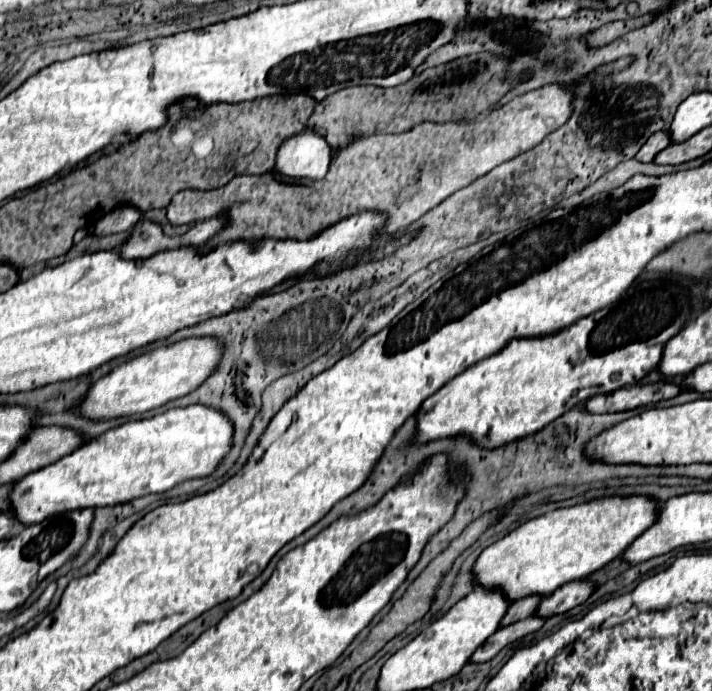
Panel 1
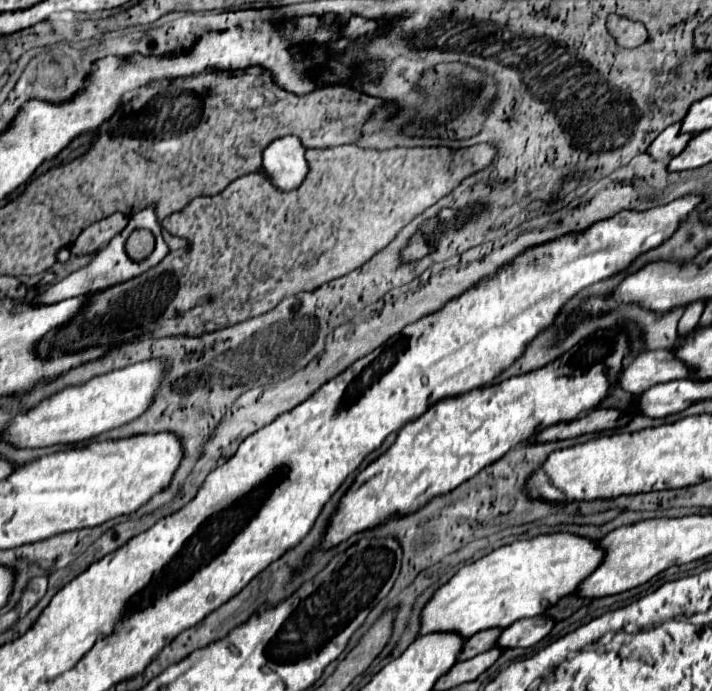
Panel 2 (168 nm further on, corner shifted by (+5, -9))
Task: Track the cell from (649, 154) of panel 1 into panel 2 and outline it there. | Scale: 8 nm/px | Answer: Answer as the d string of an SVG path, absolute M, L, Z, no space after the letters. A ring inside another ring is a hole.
M674 123L670 127L666 127L648 147L650 155L654 155L654 159L672 159L676 155L680 155L688 141L692 139L692 133L682 133L680 131L680 123Z

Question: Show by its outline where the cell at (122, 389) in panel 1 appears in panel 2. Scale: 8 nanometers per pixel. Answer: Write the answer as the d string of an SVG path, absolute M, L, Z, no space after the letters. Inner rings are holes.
M150 359L144 363L130 365L126 369L110 371L106 375L98 375L84 385L64 387L62 391L54 393L50 399L42 399L36 407L28 409L22 415L16 415L10 419L2 435L6 437L6 443L12 443L12 447L50 447L58 443L80 443L86 439L92 439L104 431L116 429L124 423L130 423L142 411L146 411L146 405L154 401L154 395L158 391L158 383L164 375L164 363L162 359Z

